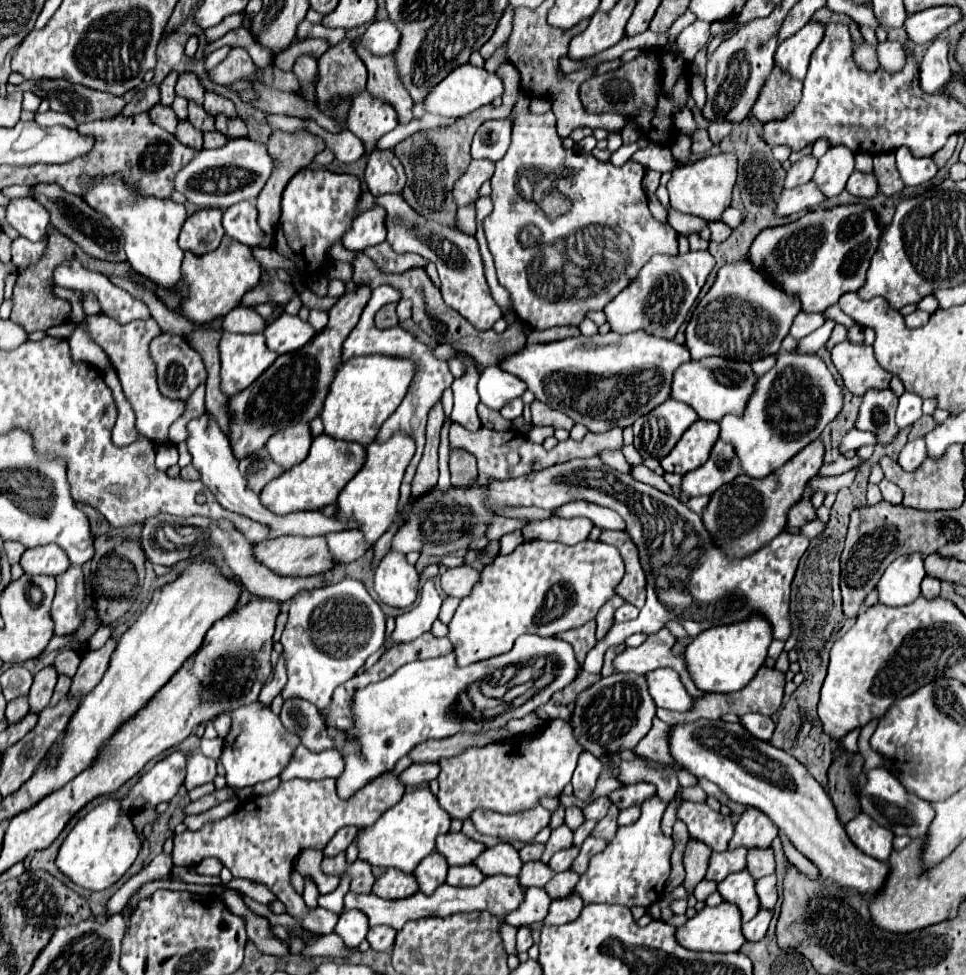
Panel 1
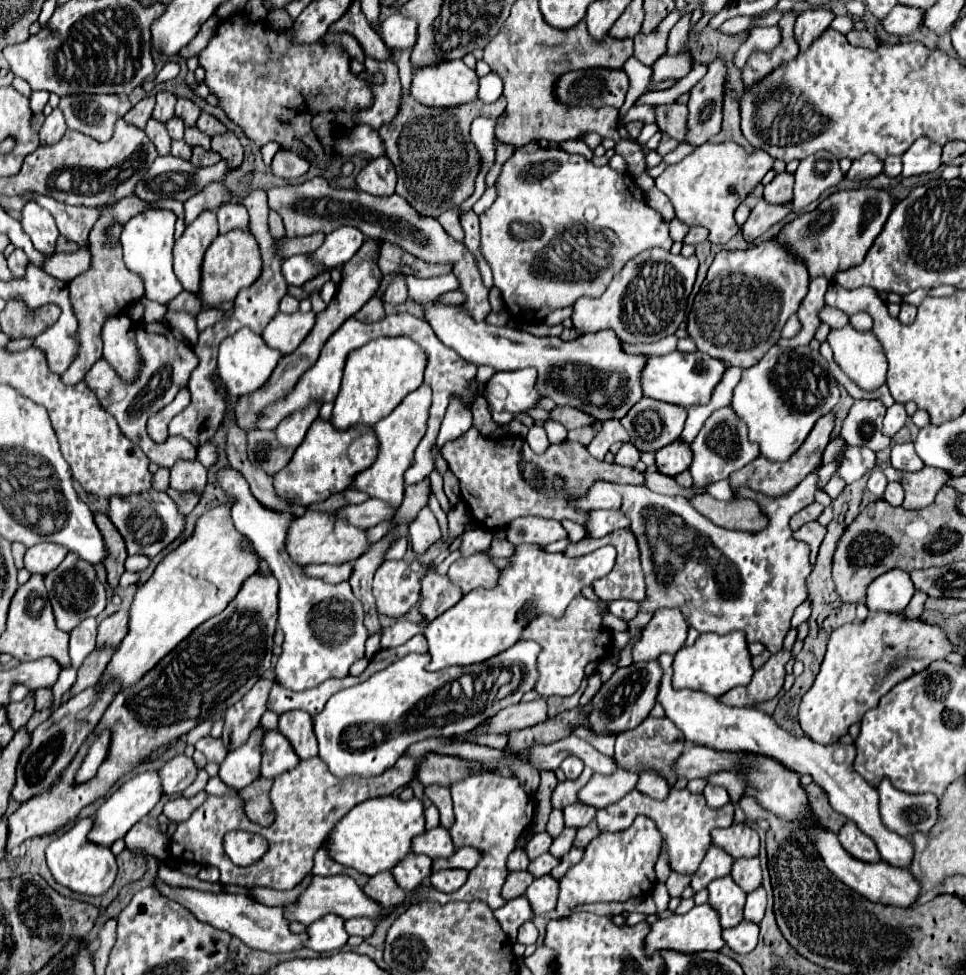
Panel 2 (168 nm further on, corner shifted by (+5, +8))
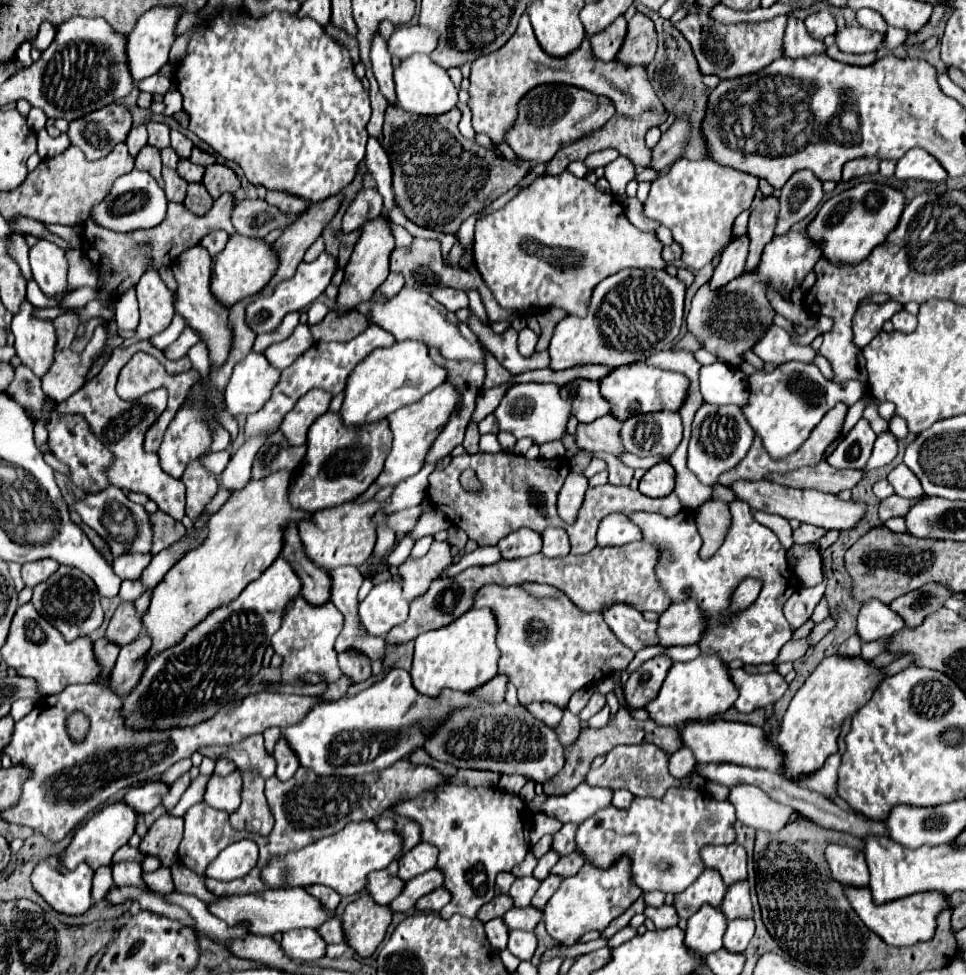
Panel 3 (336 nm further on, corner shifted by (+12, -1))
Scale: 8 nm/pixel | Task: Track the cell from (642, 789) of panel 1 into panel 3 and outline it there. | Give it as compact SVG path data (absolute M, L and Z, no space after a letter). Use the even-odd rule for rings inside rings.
M588 783L578 785L574 791L550 797L542 811L562 823L576 823L580 825L584 819L592 817L596 811L608 807L612 801L612 789L592 787Z

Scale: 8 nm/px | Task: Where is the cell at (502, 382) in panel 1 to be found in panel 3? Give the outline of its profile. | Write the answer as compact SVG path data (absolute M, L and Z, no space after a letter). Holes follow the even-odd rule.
M518 383L518 385L512 385L504 393L500 405L494 411L494 417L496 417L500 431L508 431L516 439L534 437L534 443L540 445L544 441L560 439L564 435L566 421L570 417L570 401L564 401L560 397L560 385L554 385L554 383ZM514 399L522 399L524 407L516 409Z

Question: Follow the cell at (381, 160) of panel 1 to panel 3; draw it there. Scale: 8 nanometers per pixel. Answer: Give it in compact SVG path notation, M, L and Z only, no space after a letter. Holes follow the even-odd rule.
M376 187L360 189L342 217L342 229L354 231L354 229L362 227L366 221L376 219L382 213L382 209L384 209L384 199L376 191Z

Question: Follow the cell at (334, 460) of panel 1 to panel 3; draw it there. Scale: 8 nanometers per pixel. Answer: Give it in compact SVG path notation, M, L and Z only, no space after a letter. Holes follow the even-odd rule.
M324 413L308 431L304 463L300 465L288 489L290 503L296 509L314 513L318 509L352 501L374 483L376 475L380 475L390 445L392 433L384 419L364 427L344 427L340 423L340 413Z

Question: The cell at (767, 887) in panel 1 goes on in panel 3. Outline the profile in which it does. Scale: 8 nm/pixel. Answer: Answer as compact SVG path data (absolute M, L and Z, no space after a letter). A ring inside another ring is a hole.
M732 919L724 935L724 947L732 953L740 953L754 937L754 919Z

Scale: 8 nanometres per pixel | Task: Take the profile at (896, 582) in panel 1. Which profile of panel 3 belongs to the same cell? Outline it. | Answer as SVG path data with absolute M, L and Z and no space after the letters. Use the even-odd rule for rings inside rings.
M870 599L860 607L858 613L858 635L862 641L876 641L890 637L904 627L904 619L896 615L890 605L880 603L880 599Z

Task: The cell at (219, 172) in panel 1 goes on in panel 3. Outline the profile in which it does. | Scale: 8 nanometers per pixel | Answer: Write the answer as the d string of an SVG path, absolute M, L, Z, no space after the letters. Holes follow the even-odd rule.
M134 169L116 181L106 201L102 201L92 209L92 217L102 227L108 227L114 231L134 231L134 229L156 227L164 219L166 209L168 209L168 199L164 195L164 189L158 185L158 181L152 179L148 171Z

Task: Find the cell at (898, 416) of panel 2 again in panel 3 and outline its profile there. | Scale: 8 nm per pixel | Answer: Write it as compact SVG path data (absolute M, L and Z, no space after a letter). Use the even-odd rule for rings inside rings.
M884 431L876 437L874 443L874 451L872 457L868 461L868 469L876 469L876 467L884 467L886 463L890 463L896 457L898 451L898 439L894 437L894 433Z

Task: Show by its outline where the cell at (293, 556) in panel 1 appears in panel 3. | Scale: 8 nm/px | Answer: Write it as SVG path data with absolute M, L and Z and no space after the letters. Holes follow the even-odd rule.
M344 503L338 507L316 511L310 519L298 523L300 539L306 551L306 557L320 569L332 571L342 565L360 567L368 561L376 541L376 527L370 525L370 517L380 509L380 503Z

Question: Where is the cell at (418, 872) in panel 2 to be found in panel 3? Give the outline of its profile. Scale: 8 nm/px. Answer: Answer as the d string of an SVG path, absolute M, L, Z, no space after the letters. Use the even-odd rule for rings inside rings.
M394 861L384 871L374 871L372 875L368 875L366 891L374 897L376 903L388 905L392 899L396 899L402 893L404 885L406 883L398 879L398 863Z

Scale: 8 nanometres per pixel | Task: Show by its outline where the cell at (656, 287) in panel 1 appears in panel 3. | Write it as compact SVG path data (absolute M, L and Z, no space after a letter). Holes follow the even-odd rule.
M628 267L622 269L604 281L600 281L592 293L590 309L586 317L576 317L576 315L566 315L554 329L554 337L550 341L548 353L552 357L550 369L568 369L576 365L590 365L590 363L602 363L610 367L620 367L630 361L642 361L672 343L682 325L682 313L684 313L684 293L686 285L678 277L668 275L664 269L638 269L638 267Z

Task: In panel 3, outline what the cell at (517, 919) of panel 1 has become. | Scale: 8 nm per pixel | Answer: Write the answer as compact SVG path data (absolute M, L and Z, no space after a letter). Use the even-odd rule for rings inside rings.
M490 919L486 923L486 937L488 937L490 945L496 947L498 951L506 949L506 943L508 943L508 927L506 927L504 919Z

